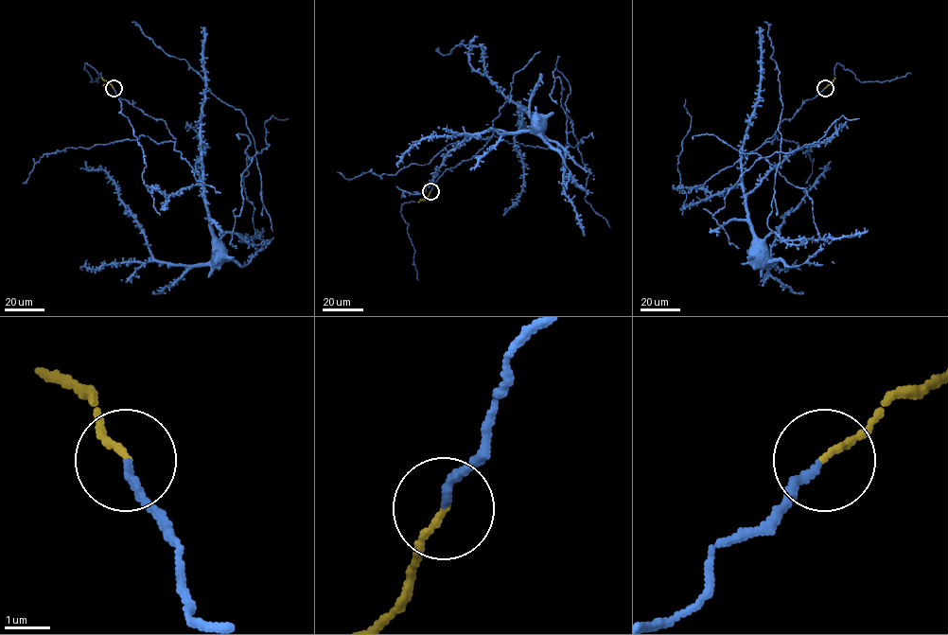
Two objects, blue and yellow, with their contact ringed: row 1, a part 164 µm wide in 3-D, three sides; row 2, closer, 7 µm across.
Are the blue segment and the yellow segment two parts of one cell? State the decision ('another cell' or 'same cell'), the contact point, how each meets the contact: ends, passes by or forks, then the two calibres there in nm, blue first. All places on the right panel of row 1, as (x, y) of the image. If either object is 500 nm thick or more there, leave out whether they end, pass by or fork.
same cell | (825, 88) | blue ends | yellow ends | 160/140 nm

